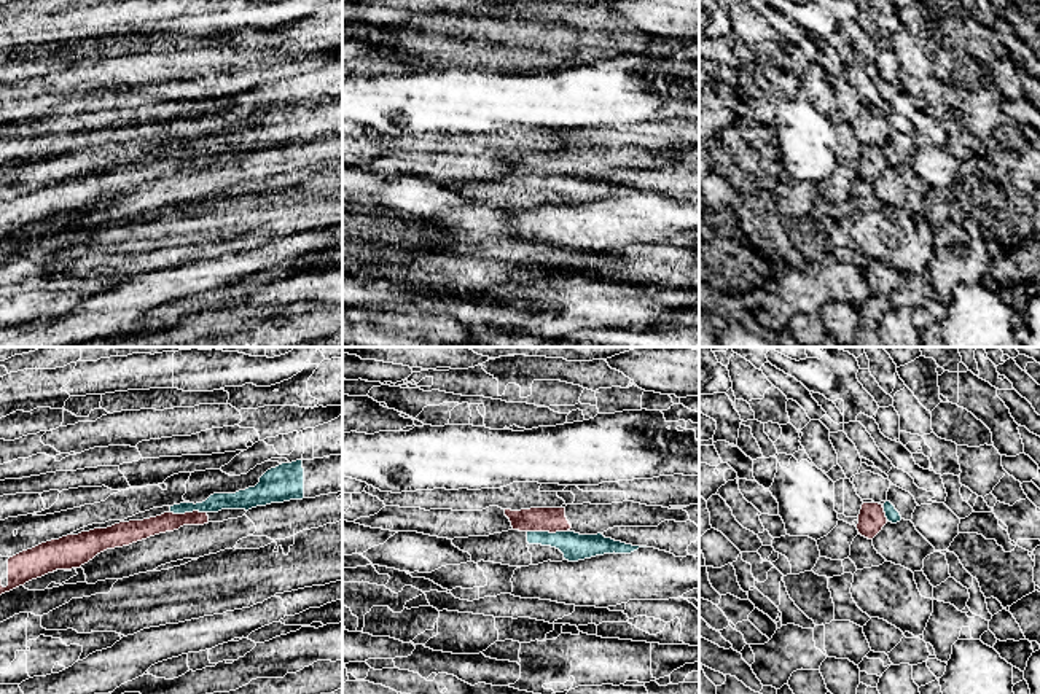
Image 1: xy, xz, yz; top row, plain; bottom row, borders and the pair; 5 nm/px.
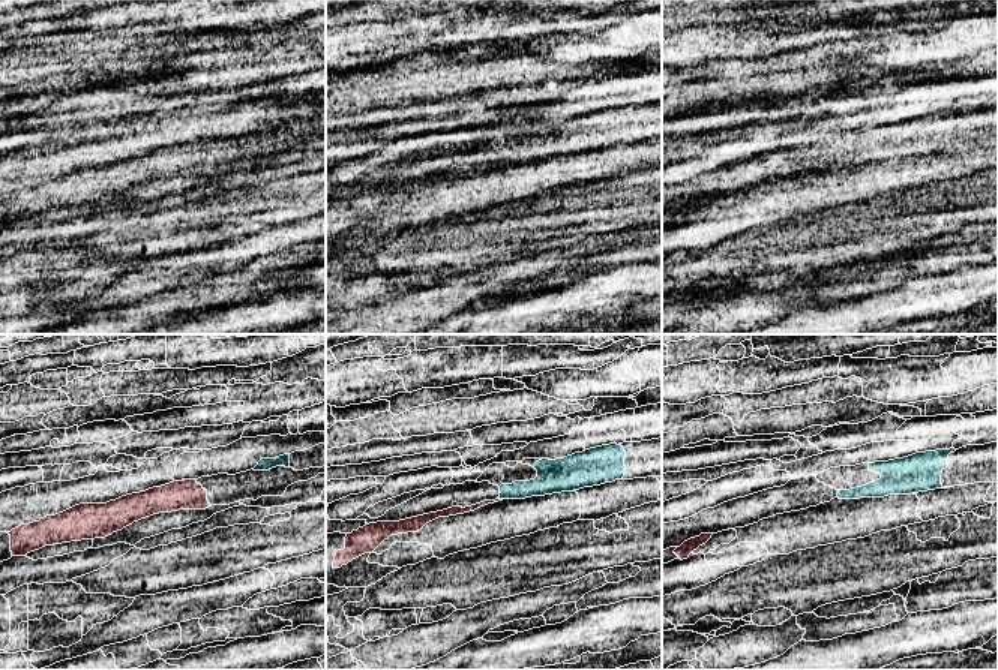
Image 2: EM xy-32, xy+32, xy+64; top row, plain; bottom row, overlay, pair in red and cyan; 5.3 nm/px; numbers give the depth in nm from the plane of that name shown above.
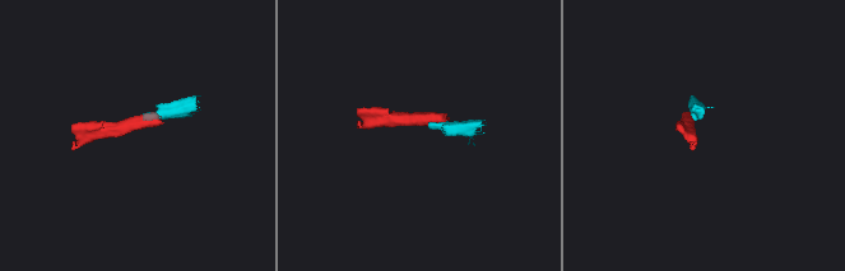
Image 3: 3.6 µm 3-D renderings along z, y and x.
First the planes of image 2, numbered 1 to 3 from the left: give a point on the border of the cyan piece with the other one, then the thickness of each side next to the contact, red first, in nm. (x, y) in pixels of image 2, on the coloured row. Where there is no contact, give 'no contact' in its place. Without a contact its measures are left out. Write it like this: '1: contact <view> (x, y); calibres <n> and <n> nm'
1: no contact
2: contact xy+32 (498, 498); calibres 50 and 110 nm
3: no contact

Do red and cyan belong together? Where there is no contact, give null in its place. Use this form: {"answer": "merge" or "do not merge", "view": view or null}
{"answer": "do not merge", "view": "xz"}

